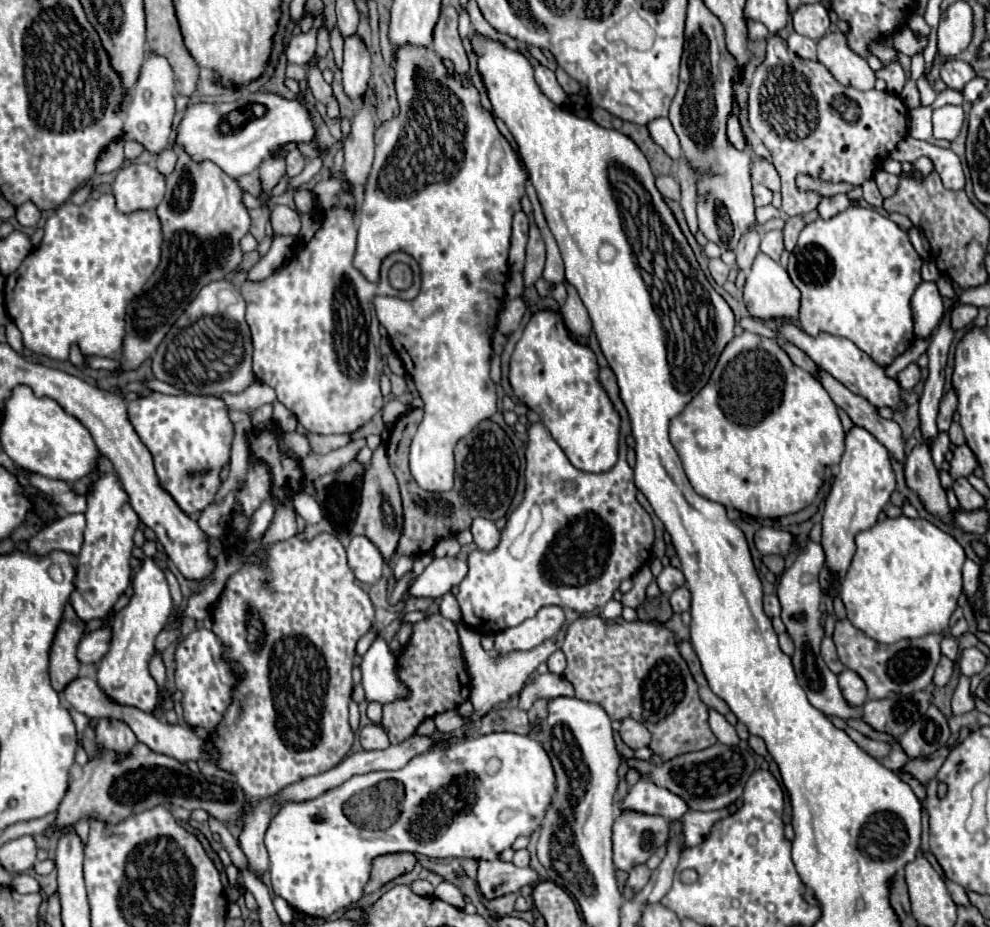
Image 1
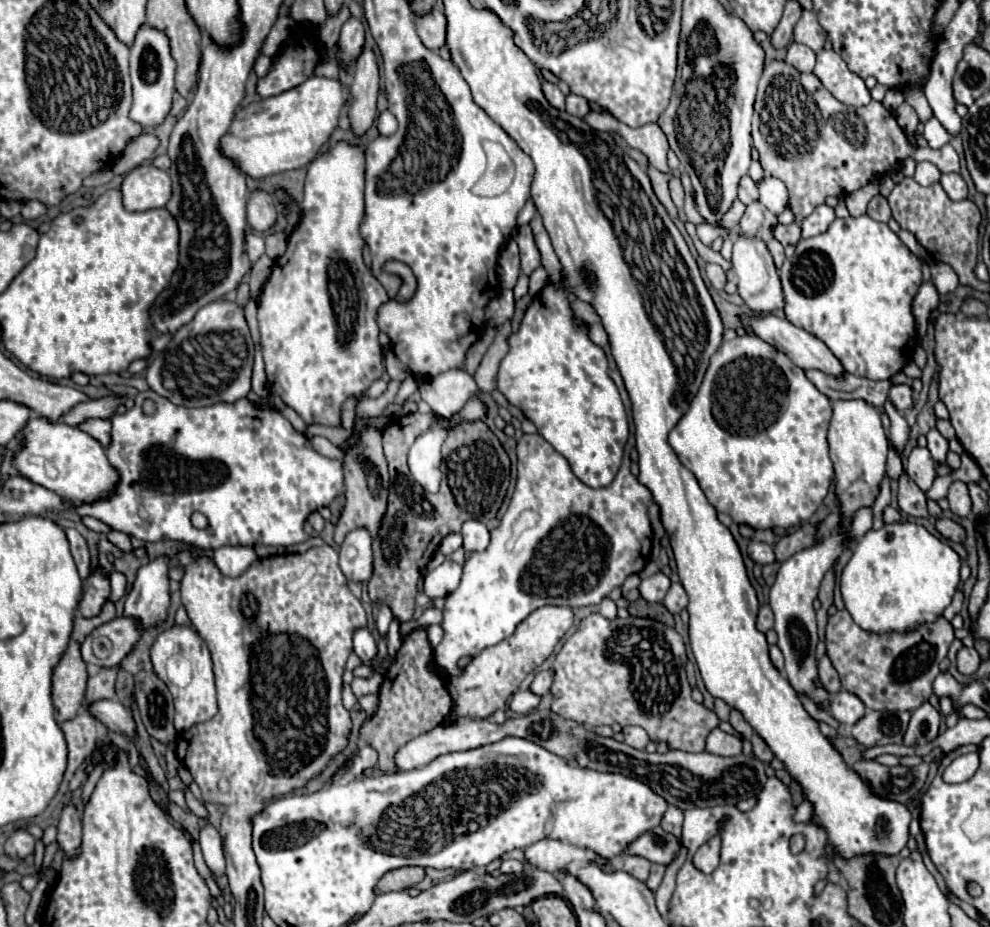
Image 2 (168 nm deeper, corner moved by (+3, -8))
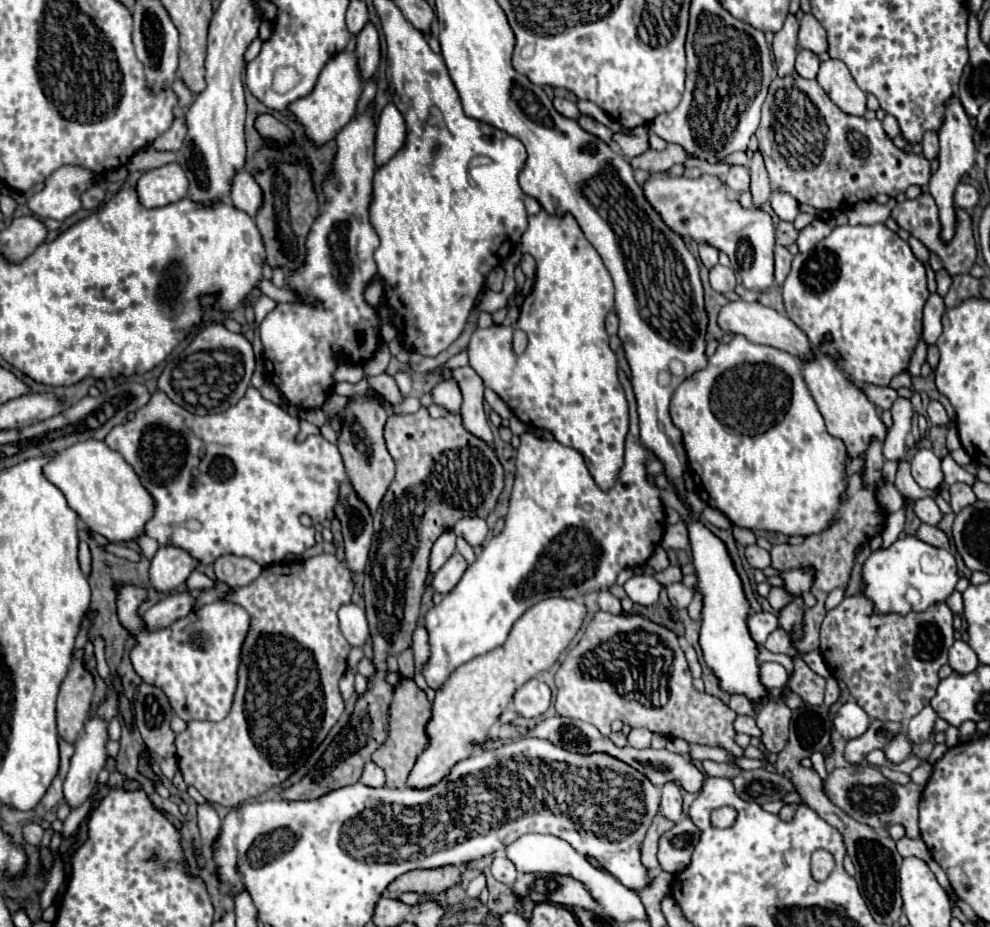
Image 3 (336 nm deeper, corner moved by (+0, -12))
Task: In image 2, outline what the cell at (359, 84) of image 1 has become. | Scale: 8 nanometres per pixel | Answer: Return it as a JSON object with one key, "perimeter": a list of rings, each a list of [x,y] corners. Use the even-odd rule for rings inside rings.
{"perimeter":[[[350,16],[340,32],[340,52],[338,52],[338,60],[346,66],[348,62],[354,62],[358,58],[358,54],[364,48],[364,24],[362,20]]]}

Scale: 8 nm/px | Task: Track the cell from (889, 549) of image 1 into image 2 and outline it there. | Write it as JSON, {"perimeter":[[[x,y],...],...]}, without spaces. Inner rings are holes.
{"perimeter":[[[886,524],[880,530],[866,532],[854,548],[850,562],[846,564],[840,590],[846,604],[846,610],[852,614],[854,622],[870,632],[906,632],[914,630],[924,622],[936,620],[944,608],[952,602],[952,596],[960,582],[960,556],[940,538],[930,534],[924,526],[918,524]]]}

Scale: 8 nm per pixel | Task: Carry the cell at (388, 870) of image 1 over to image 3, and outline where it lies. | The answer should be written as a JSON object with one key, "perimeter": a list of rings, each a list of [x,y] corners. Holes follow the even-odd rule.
{"perimeter":[[[443,866],[433,870],[411,870],[395,878],[383,896],[397,898],[403,892],[417,892],[417,894],[439,894],[451,886],[459,884],[459,868],[457,866]]]}

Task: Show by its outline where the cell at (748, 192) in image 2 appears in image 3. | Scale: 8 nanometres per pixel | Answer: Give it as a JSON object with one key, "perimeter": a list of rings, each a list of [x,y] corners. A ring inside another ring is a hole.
{"perimeter":[[[733,166],[729,170],[729,174],[727,174],[727,180],[725,180],[725,184],[729,186],[729,190],[735,192],[735,194],[741,194],[741,192],[749,190],[749,182],[751,182],[749,172],[743,166]]]}

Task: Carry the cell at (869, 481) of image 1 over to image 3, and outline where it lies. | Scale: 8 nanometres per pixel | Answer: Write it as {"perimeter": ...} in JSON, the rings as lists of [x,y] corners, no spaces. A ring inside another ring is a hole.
{"perimeter":[[[813,348],[813,352],[817,354],[815,360],[801,362],[805,382],[819,406],[819,412],[825,418],[827,432],[831,436],[843,440],[843,444],[847,446],[849,458],[859,458],[861,454],[865,454],[869,450],[869,444],[873,438],[877,438],[879,442],[885,442],[887,426],[881,422],[881,418],[875,410],[875,404],[871,404],[867,400],[867,396],[853,384],[853,380],[847,378],[829,356],[819,354],[815,348]]]}

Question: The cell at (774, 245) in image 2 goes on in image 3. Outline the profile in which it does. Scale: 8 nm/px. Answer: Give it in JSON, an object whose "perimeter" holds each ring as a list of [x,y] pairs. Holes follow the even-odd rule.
{"perimeter":[[[775,246],[775,282],[783,284],[785,276],[789,274],[789,266],[791,266],[793,256],[789,254],[789,250],[785,246]]]}

